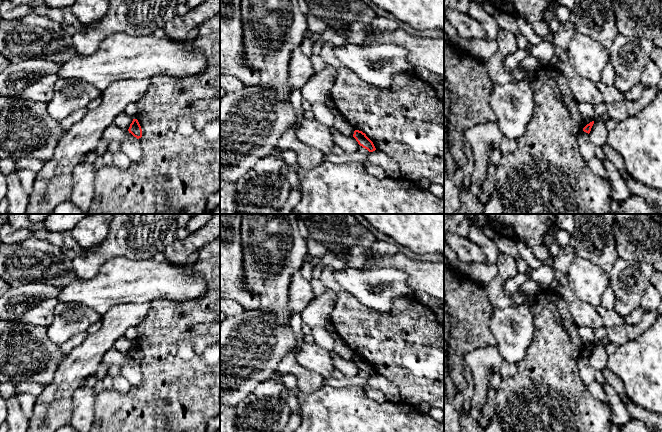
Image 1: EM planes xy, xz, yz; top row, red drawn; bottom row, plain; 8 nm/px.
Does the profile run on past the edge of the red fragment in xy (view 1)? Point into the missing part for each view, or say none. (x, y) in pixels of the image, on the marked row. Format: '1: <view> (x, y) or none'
1: none

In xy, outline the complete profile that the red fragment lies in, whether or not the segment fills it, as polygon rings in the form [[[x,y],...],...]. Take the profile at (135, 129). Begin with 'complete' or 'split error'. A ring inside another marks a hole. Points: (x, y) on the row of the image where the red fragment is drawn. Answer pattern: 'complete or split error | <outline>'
complete | [[[133,119],[128,131],[137,139],[142,137],[142,129],[137,119]]]

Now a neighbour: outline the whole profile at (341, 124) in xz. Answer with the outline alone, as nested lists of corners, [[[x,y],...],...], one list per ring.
[[[335,115],[334,127],[345,137],[353,137],[354,127],[341,115]]]

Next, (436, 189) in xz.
[[[431,183],[428,190],[438,198],[444,197],[444,187],[440,184]]]

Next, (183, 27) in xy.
[[[205,0],[185,15],[175,16],[163,27],[165,37],[175,41],[192,40],[200,25],[220,14],[220,0]]]

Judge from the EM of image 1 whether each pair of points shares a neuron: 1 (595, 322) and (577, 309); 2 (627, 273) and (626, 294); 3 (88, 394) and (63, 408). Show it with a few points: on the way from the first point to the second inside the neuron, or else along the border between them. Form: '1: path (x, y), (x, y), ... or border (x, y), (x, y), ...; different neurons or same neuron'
1: path (591, 318), (581, 311); same neuron
2: path (627, 278), (627, 289); same neuron
3: border (81, 386), (73, 393), (71, 418), (69, 421); different neurons

